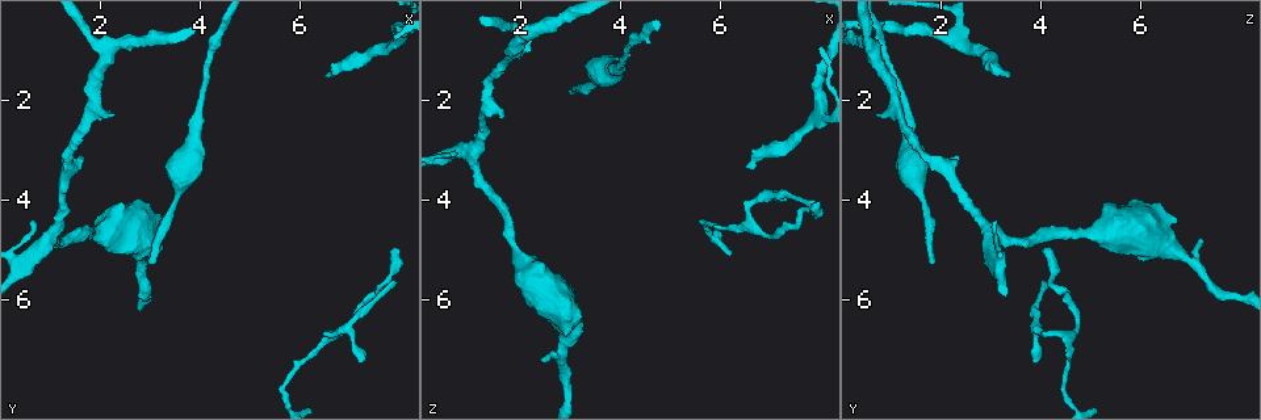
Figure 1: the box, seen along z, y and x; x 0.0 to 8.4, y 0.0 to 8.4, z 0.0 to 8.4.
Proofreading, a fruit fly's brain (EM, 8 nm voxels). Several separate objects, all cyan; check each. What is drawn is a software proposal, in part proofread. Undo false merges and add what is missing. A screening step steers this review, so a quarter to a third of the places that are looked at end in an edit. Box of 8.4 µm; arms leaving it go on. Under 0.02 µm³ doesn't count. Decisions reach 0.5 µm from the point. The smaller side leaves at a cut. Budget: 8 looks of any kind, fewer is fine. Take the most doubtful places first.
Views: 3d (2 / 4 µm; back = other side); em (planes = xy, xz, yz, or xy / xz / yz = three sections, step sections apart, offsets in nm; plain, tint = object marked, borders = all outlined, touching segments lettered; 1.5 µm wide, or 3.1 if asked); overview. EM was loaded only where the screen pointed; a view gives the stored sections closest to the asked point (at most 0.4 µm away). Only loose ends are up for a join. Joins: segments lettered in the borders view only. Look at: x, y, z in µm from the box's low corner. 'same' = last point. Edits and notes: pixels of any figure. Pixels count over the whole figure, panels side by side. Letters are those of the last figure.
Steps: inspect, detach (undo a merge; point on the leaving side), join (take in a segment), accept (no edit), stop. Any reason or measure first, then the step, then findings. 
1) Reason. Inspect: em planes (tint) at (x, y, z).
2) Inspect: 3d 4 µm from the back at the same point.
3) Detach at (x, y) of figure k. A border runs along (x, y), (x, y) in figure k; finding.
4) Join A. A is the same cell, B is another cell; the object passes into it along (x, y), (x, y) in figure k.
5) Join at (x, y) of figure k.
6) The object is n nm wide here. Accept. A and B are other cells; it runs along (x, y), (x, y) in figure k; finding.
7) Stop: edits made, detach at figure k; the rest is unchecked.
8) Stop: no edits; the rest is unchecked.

Thin end. Inspect: em planes (plain) at (3.05, 5.30, 1.80).

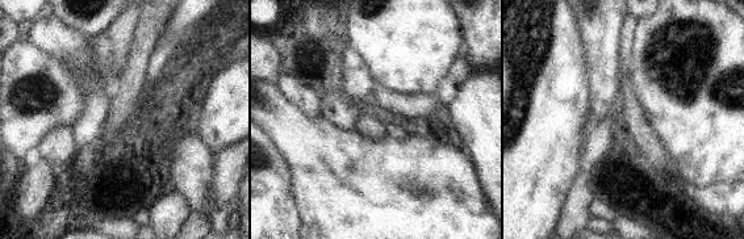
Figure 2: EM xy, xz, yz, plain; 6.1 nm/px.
Inspect: em planes (borders) at the same point.

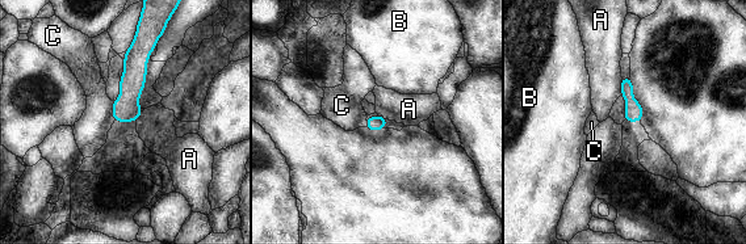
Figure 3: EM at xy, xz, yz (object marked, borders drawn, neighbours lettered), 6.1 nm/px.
The object is 100 nm wide here. Accept. A, B and C are other cells; it runs along (139, 45), (129, 99), (118, 118) in figure 3; no lettered segment goes on from it.

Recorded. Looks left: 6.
Tapers out. Inspect: 3d 2 µm at (7.20, 7.30, 3.85).

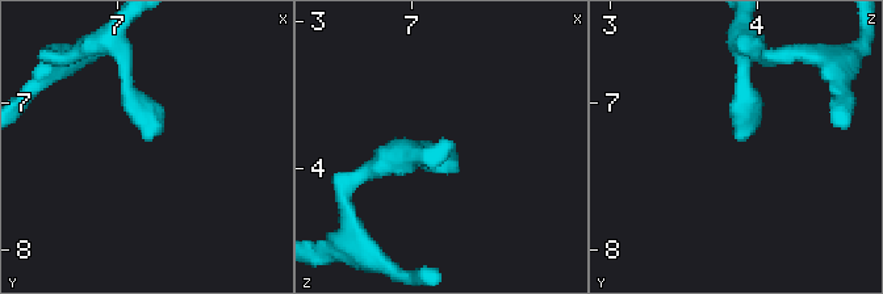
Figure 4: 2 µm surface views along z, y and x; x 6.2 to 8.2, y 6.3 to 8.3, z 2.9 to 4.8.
Inspect: em planes (borders) at (7.24, 7.28, 3.88).

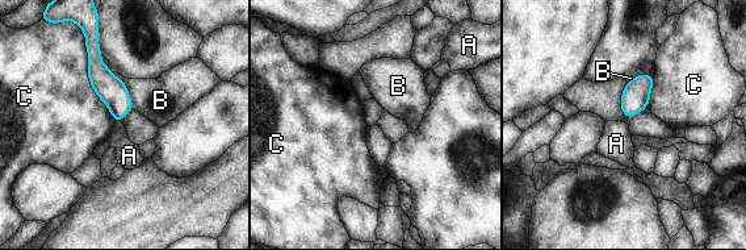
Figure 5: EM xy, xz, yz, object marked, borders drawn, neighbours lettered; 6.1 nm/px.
The object is 160 nm wide here. Accept. A, B and C are other cells; a border runs along (116, 120), (120, 121) in figure 5; no lettered segment goes on from it.

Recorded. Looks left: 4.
Sharp bend. Inspect: em xz step 8 (tint) at (5.65, 7.90, 4.45).

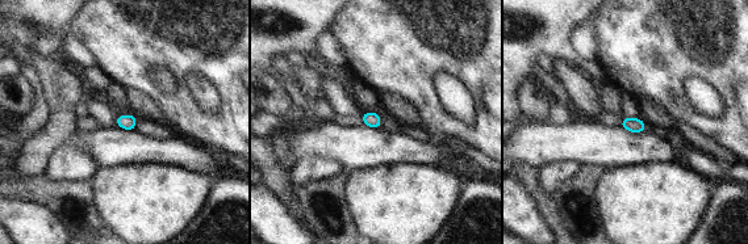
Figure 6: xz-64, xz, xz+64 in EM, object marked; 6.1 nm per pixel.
Another direction. Inspect: em planes (borders) at the same point.

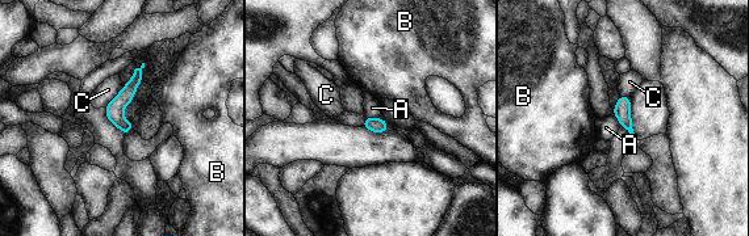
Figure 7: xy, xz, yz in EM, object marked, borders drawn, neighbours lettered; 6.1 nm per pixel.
Accept. A, B and C are other cells; one cell here.

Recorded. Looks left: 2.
Stop: no edits; the rest is unchecked.

